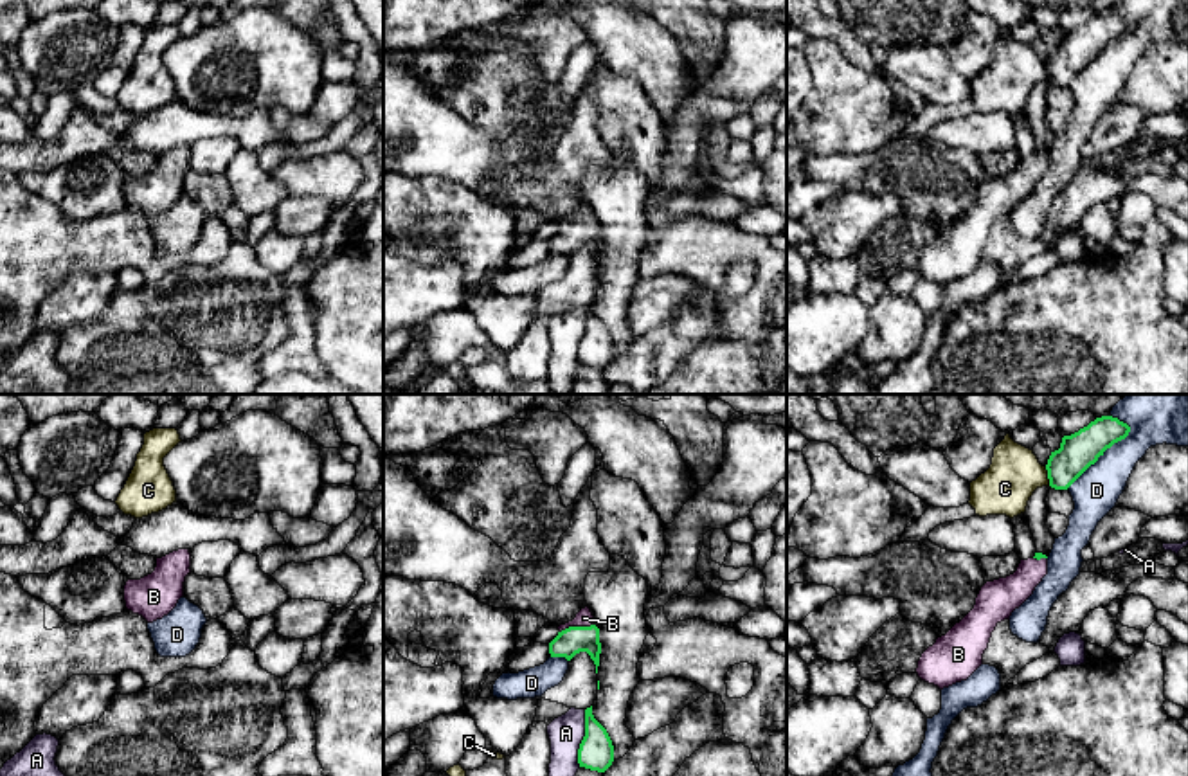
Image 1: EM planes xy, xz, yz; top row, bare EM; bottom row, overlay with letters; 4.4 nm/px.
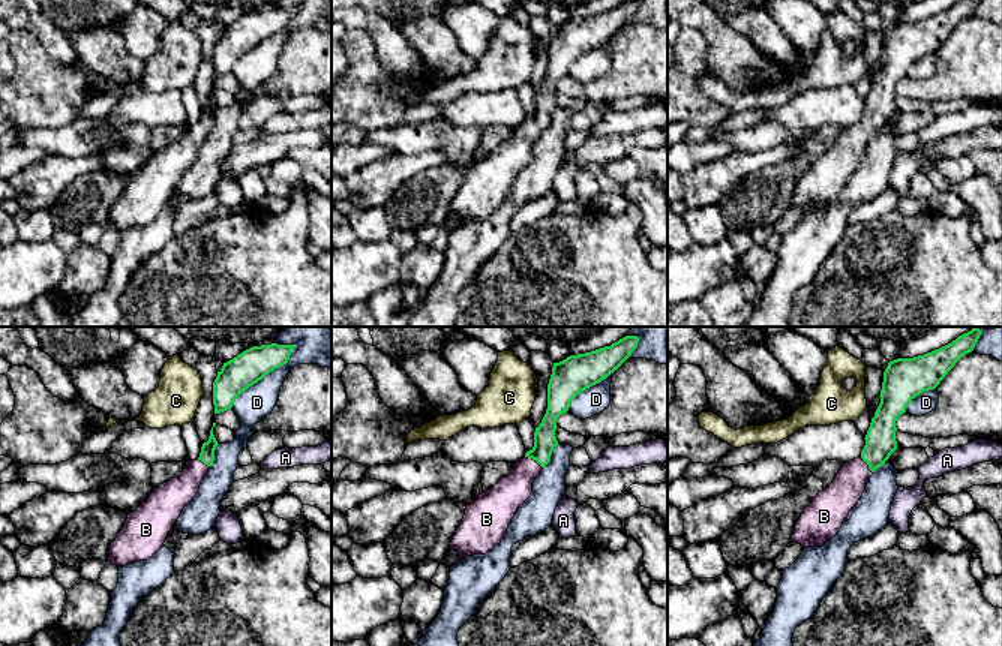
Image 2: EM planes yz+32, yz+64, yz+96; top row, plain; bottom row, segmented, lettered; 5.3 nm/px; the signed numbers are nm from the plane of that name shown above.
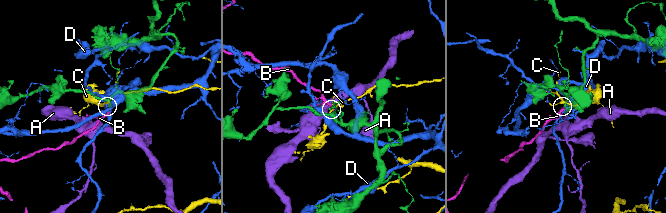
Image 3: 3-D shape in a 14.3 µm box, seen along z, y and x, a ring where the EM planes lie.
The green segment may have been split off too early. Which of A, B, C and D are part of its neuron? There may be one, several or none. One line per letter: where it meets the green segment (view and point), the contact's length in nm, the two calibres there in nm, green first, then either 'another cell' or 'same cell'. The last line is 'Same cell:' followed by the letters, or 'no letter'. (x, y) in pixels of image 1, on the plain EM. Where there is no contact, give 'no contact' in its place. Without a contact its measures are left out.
A: xz (584, 335) | 260 nm | 160/160 nm | another cell
B: xz (576, 224) | 160 nm | 120/80 nm | same cell
C: yz (1048, 72) | 90 nm | 170/240 nm | another cell
D: yz (1102, 51) | 400 nm | 170/200 nm | another cell
Same cell: B

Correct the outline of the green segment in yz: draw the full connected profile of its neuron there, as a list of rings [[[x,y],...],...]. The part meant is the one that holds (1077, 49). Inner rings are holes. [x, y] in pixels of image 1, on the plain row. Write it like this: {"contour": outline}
{"contour": [[[1102,13],[1071,32],[1051,49],[1046,67],[1049,83],[1067,86],[1114,40],[1125,36],[1130,23],[1118,14]]]}

